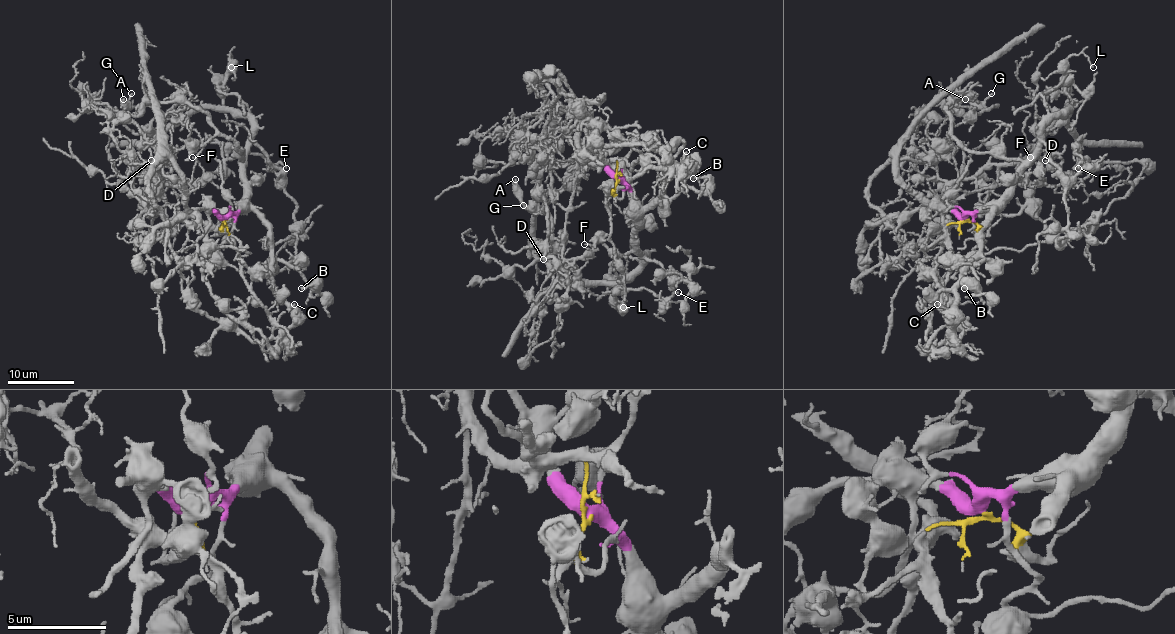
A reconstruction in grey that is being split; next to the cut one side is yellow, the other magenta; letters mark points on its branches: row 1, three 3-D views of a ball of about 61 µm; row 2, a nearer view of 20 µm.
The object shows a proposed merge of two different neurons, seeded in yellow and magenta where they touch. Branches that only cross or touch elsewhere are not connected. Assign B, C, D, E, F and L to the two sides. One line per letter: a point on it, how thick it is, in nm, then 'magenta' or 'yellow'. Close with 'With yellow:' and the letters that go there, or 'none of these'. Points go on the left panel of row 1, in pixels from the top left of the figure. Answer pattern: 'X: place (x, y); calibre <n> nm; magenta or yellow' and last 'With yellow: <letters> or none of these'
B: place (301, 288); calibre 240 nm; magenta
C: place (294, 304); calibre 260 nm; magenta
D: place (151, 160); calibre 150 nm; magenta
E: place (286, 168); calibre 100 nm; magenta
F: place (192, 157); calibre 120 nm; magenta
L: place (231, 67); calibre 110 nm; magenta
With yellow: none of these

